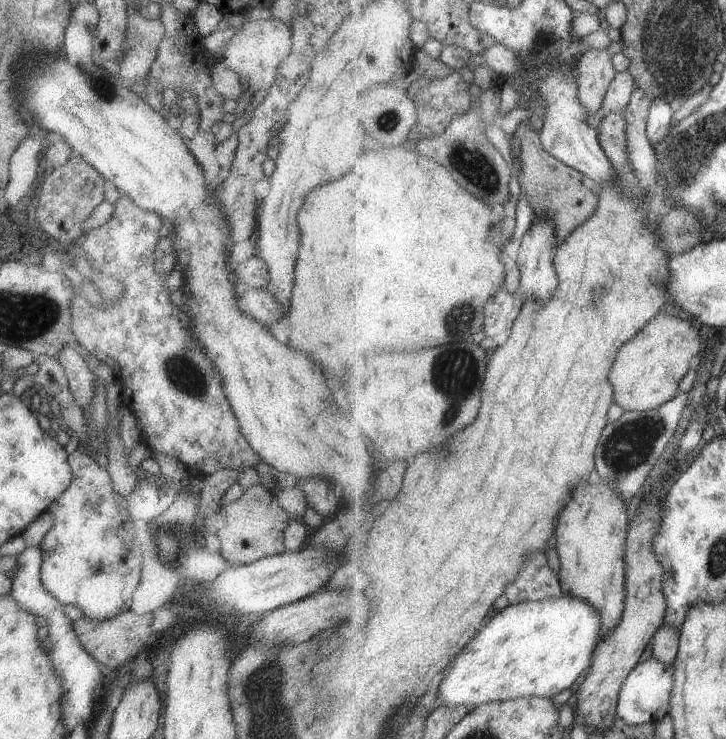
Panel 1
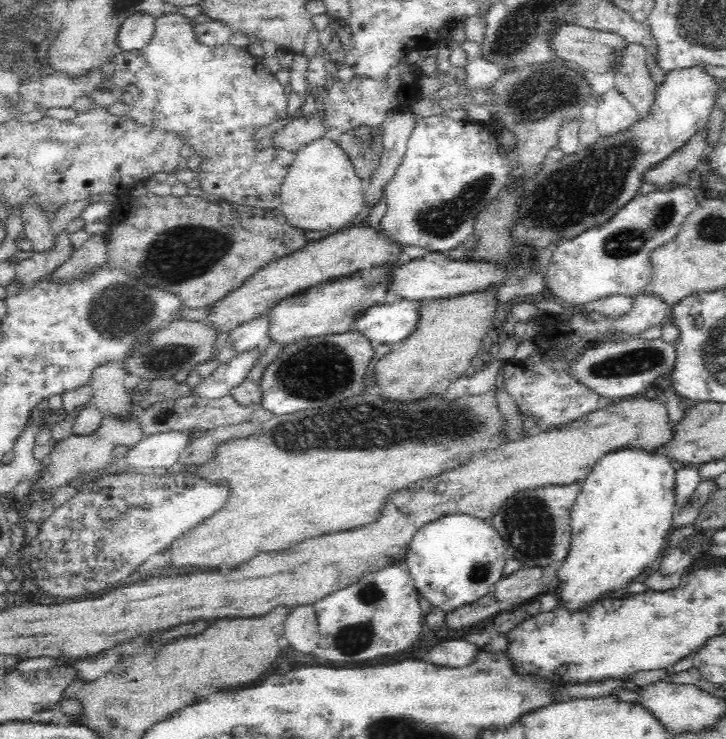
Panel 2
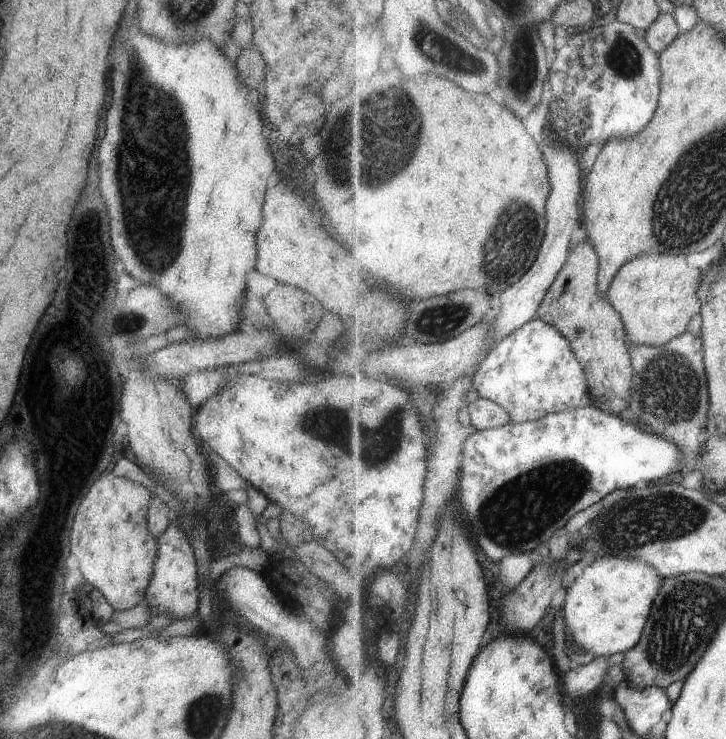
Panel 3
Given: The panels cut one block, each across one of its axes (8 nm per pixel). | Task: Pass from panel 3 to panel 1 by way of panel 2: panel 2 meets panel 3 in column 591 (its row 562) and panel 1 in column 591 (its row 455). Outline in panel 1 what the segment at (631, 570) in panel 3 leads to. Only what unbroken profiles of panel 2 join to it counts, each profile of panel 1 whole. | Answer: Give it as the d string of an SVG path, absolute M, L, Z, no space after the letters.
M563 595L543 602L511 605L505 611L494 613L485 628L471 641L468 650L448 666L439 684L441 707L468 705L478 708L495 701L508 701L521 697L552 699L566 689L575 689L595 662L595 653L603 638L603 618L590 601Z

